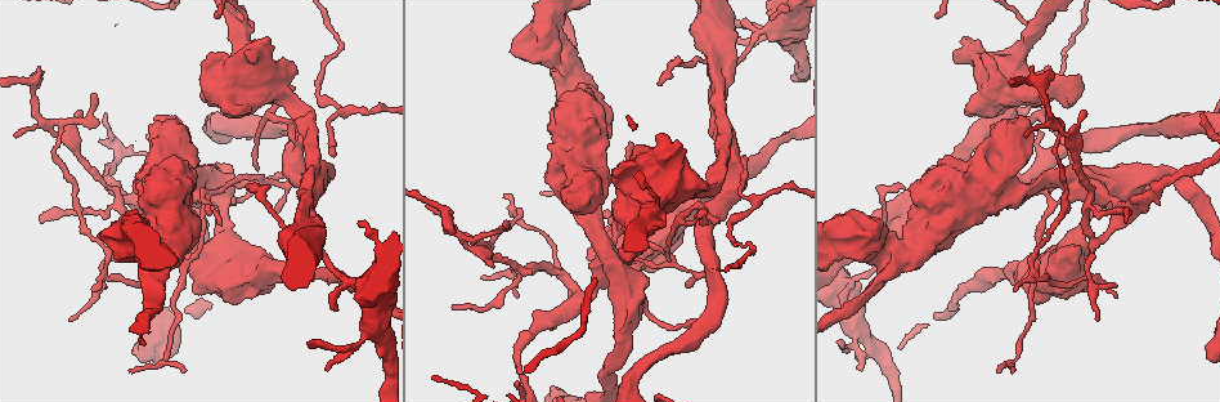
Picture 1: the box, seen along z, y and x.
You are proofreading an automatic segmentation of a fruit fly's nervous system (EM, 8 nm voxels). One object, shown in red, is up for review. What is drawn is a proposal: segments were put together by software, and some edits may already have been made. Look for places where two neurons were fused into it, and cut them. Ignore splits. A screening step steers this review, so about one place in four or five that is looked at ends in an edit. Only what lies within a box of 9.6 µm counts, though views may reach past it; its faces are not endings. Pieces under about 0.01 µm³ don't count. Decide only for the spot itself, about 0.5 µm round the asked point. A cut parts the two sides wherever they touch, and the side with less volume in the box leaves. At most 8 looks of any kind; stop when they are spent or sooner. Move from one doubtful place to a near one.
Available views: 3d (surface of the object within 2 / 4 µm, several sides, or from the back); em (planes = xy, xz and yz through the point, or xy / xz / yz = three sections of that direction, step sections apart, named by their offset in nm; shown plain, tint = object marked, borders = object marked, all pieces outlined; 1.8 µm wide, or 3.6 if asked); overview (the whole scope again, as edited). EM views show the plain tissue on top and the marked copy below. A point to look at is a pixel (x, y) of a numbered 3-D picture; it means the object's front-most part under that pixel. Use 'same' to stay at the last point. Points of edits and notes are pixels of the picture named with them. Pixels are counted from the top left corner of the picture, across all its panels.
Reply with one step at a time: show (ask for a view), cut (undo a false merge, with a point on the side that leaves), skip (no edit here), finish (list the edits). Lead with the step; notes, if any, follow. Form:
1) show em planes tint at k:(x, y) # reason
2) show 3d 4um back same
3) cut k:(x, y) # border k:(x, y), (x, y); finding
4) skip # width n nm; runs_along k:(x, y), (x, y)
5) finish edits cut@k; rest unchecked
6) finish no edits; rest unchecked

show 3d 4um at 1:(271, 115) # a fork

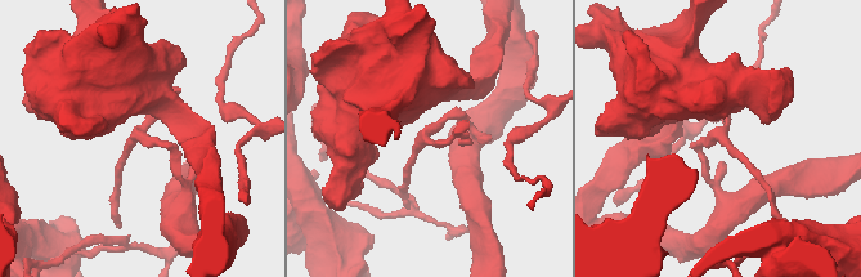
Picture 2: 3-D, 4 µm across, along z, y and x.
show em planes tint at 2:(714, 135)

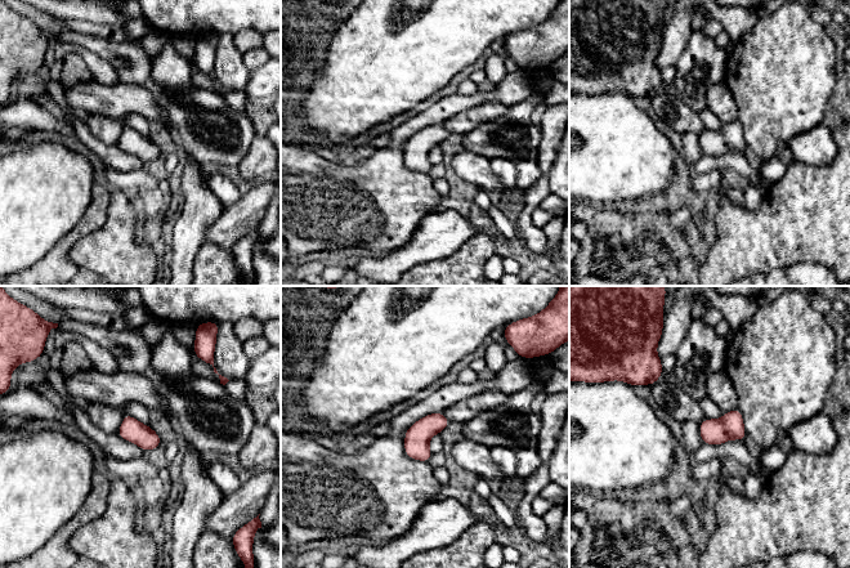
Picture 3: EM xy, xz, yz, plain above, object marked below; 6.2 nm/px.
skip # width 150 nm; one neuron here

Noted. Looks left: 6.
show em planes tint at 1:(62, 133) # four arms meet

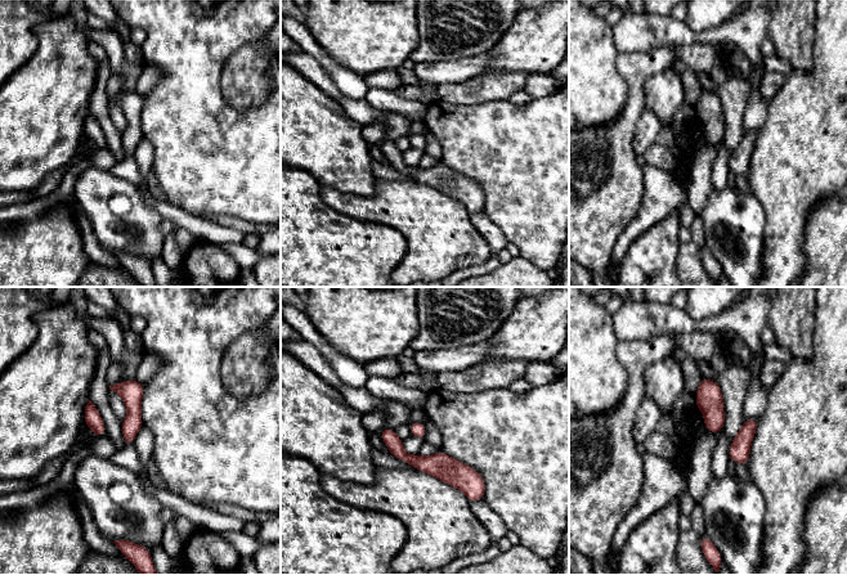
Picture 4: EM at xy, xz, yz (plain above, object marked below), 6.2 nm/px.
skip # runs_along 4:(133, 382), (133, 422), (126, 441); continuous, no second neuron

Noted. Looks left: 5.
show em 3.6um planes tint at 1:(898, 263) # a fork

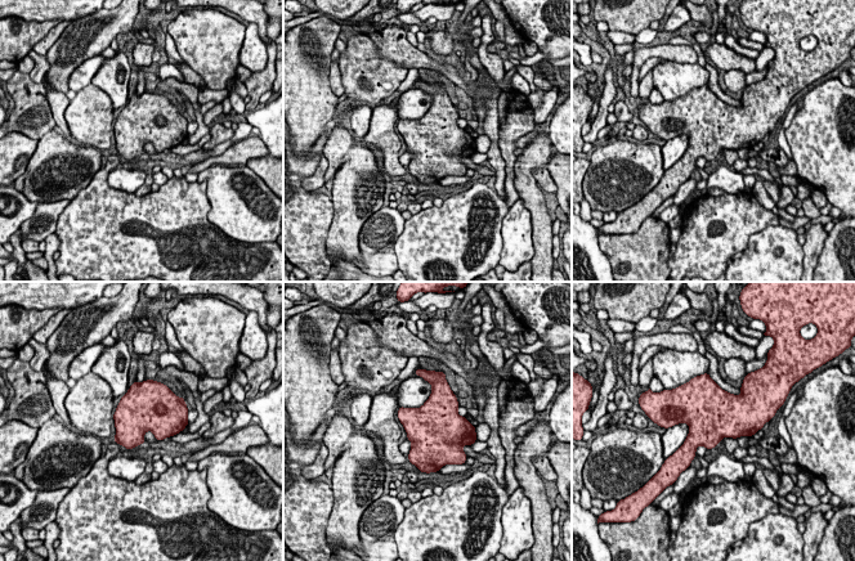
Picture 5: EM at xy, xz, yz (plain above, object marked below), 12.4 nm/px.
skip # one neuron here

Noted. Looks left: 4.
finish no edits; rest unchecked

